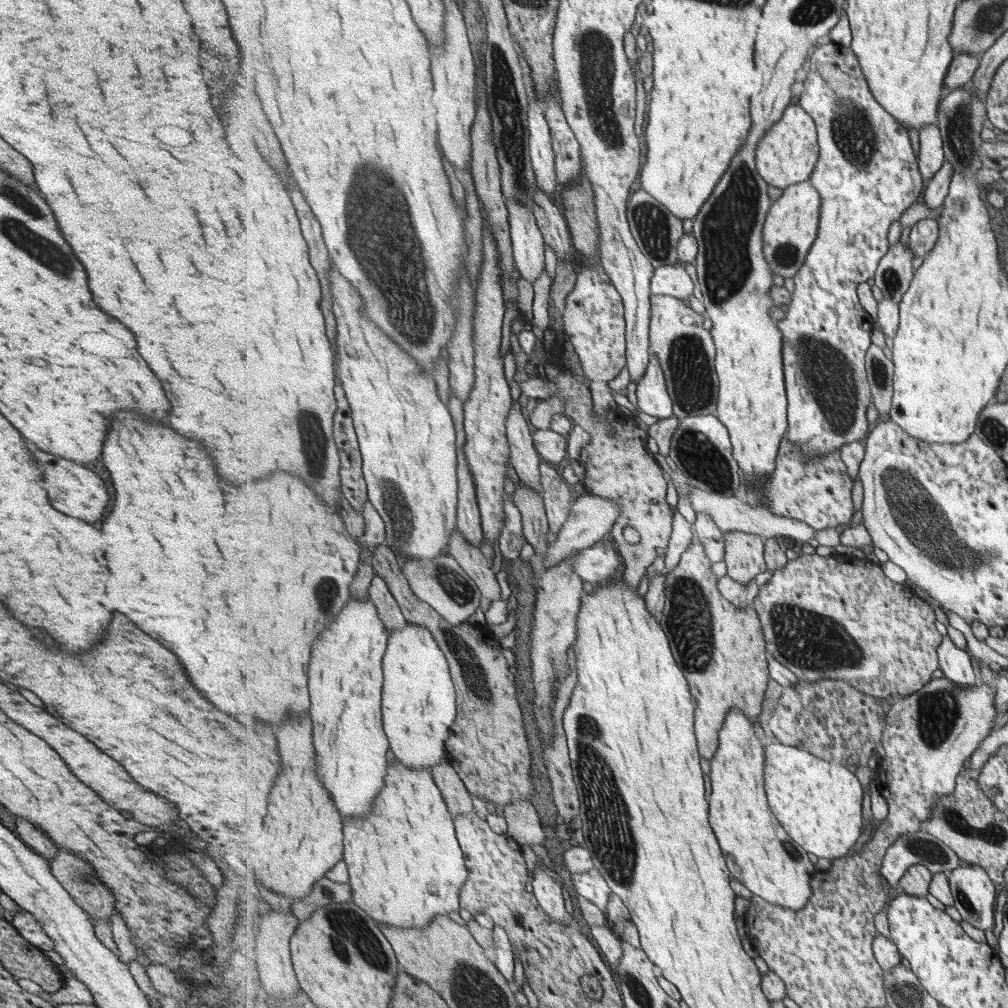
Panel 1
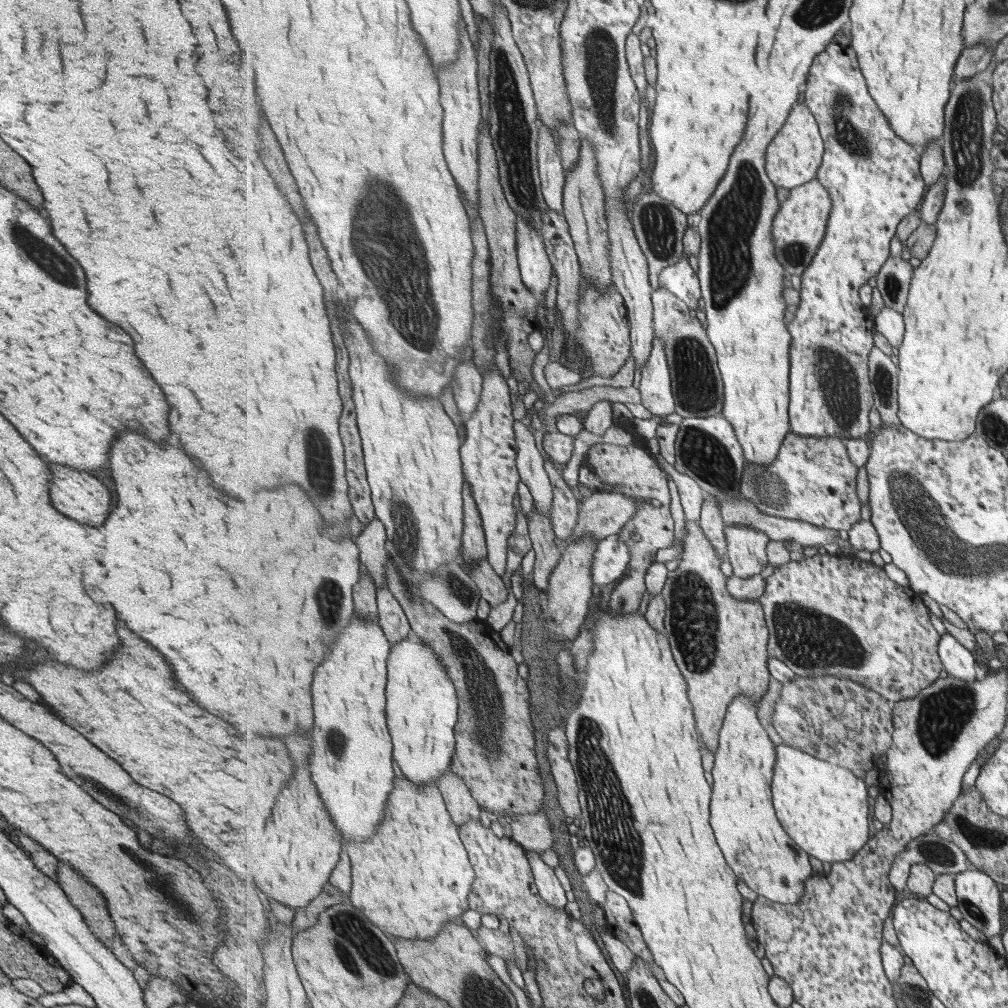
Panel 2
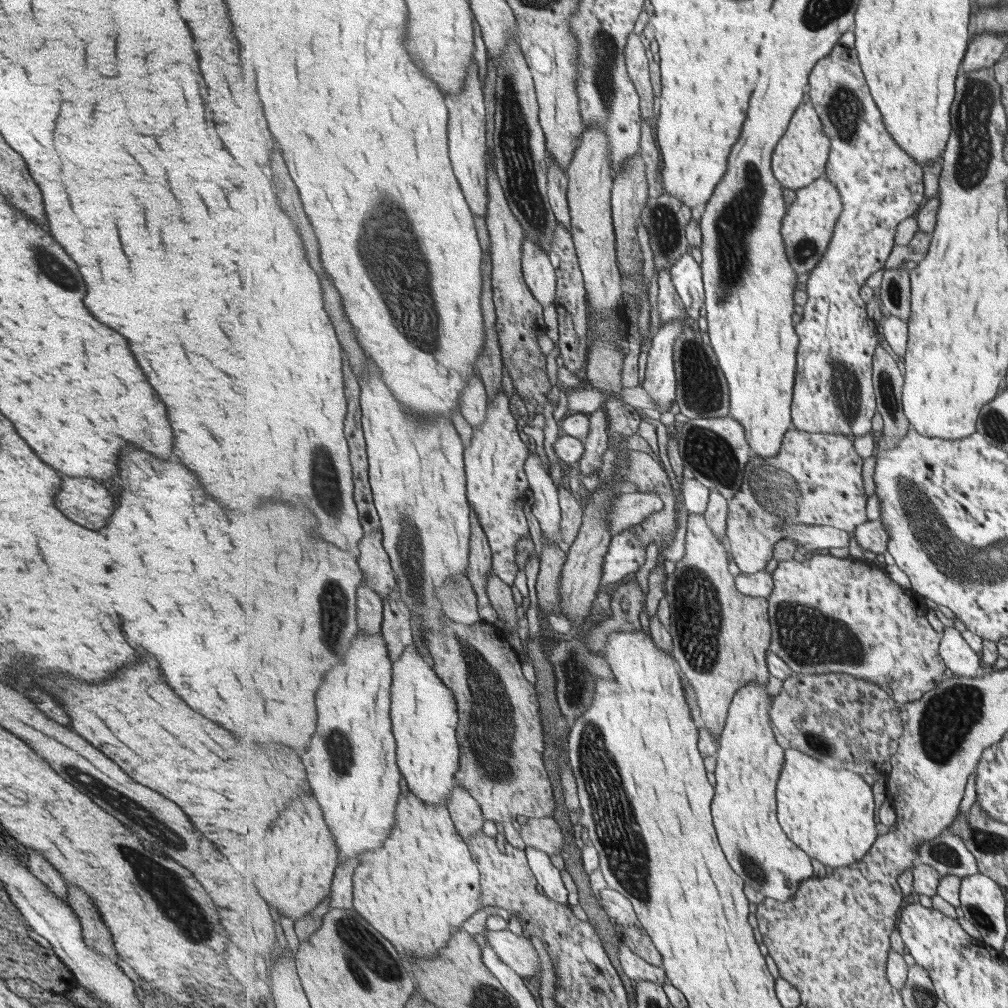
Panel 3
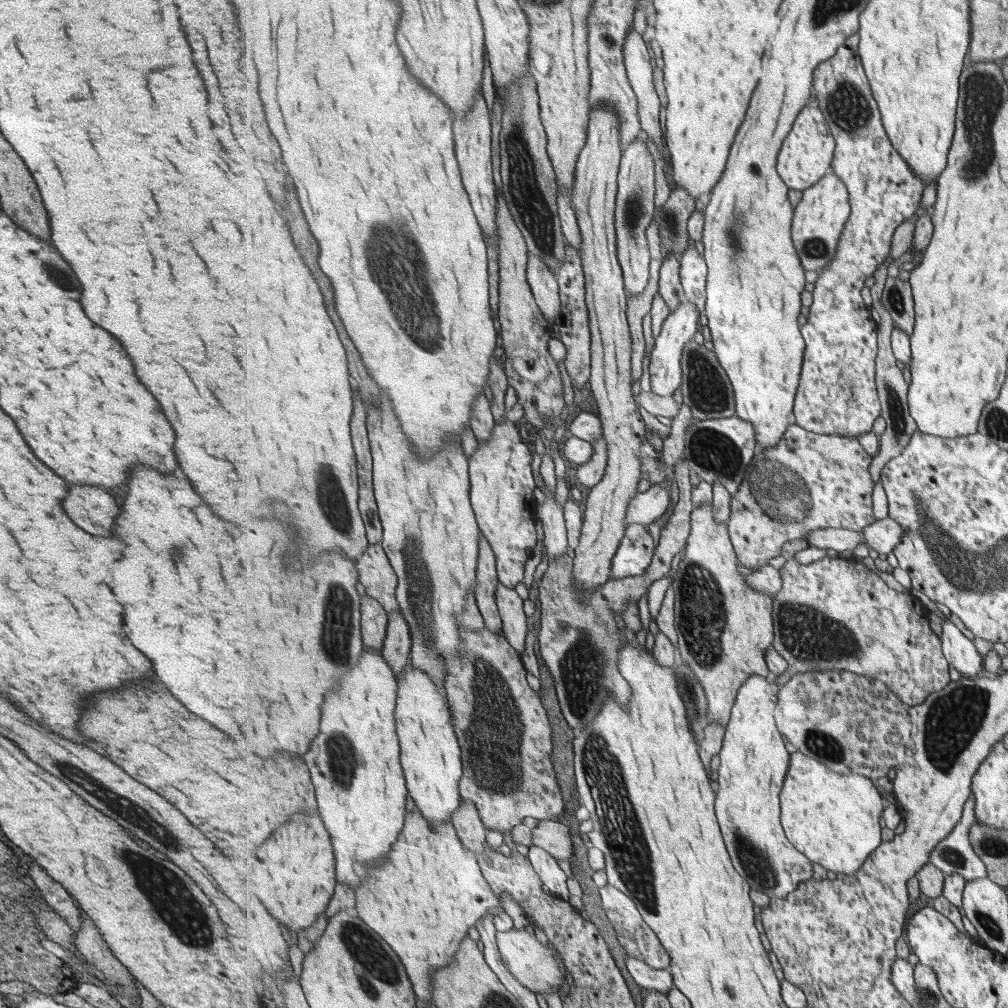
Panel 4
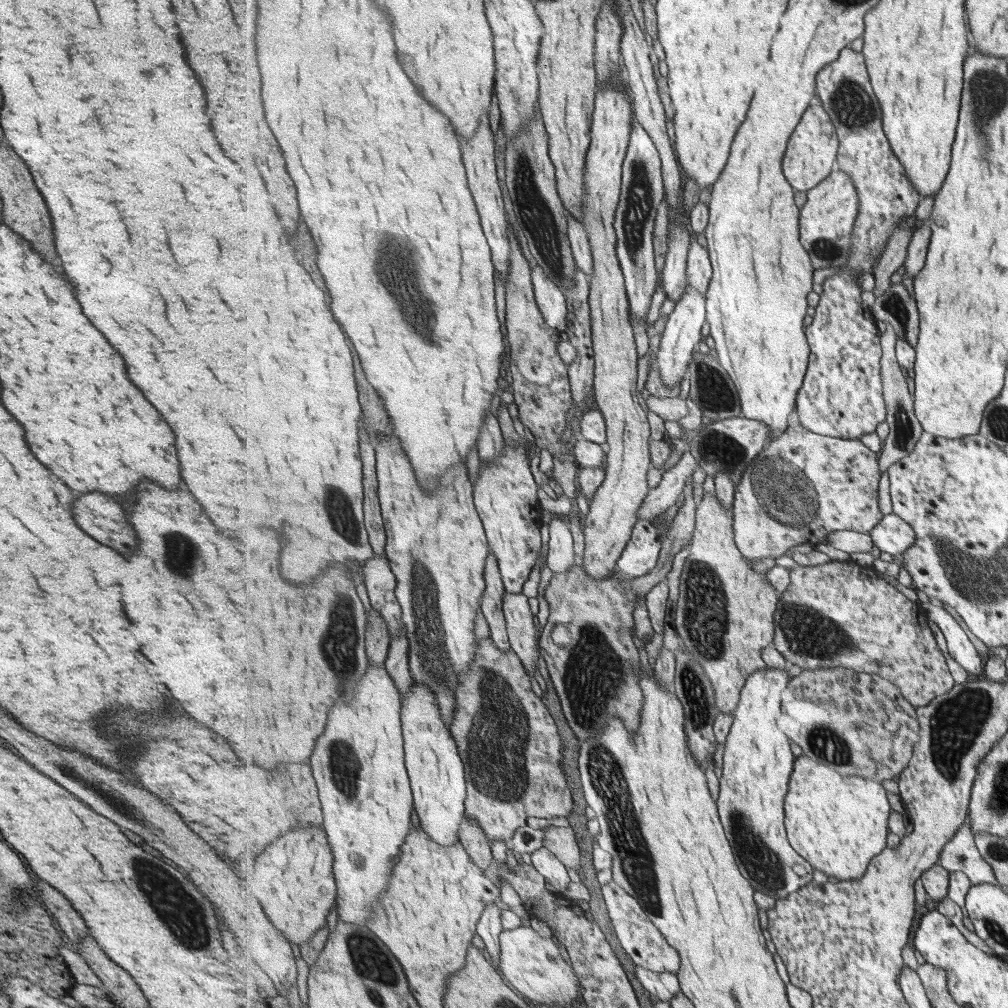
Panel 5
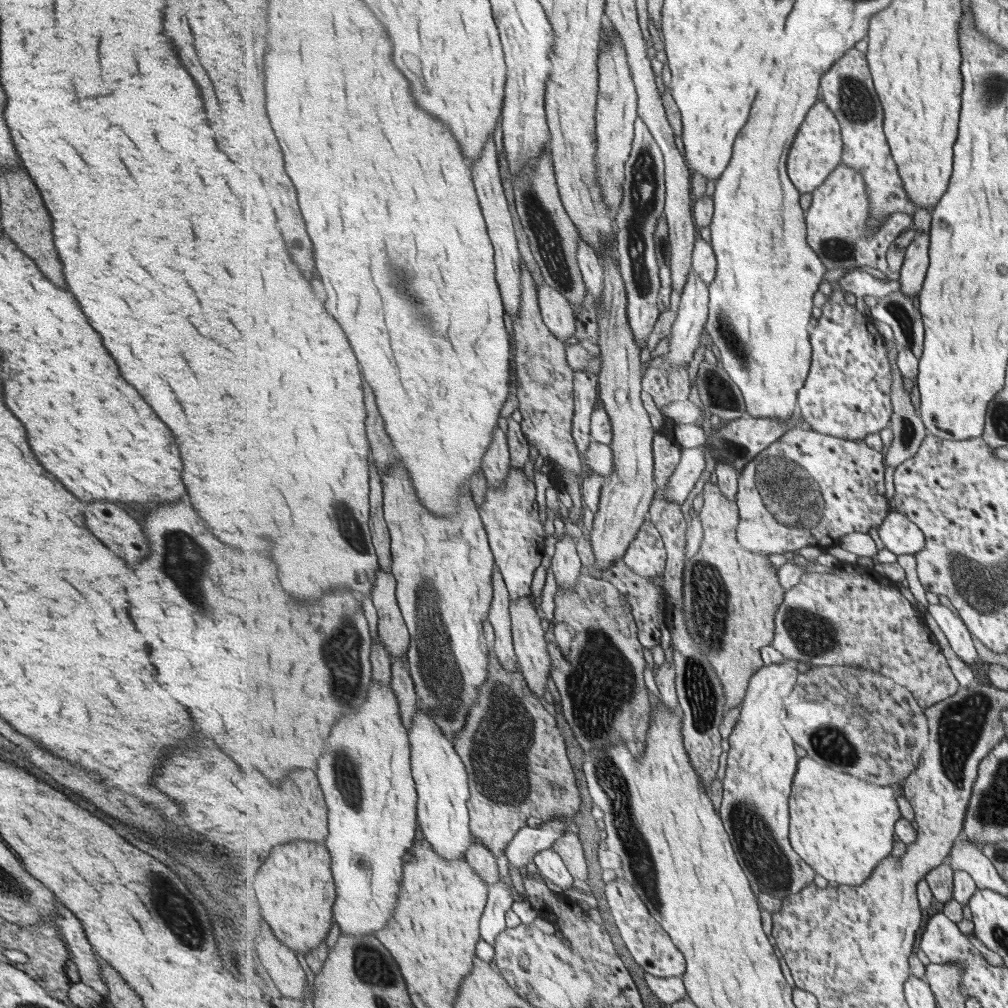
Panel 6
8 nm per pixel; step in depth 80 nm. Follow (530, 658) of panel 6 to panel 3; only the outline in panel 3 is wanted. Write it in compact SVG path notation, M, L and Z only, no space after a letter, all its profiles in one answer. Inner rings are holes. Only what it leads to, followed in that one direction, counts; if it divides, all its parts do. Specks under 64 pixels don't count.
M492 571L488 582L488 595L498 611L500 618L504 620L502 632L511 632L514 626L519 626L517 617L517 601L513 600L513 590L500 576Z

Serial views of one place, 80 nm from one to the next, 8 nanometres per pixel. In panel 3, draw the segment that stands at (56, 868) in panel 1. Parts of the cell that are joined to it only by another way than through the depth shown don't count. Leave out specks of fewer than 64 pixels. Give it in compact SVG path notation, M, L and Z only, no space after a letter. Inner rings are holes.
M65 884L65 890L67 890L66 902L79 920L81 938L86 946L116 963L116 950L113 948L112 936L109 929L103 925L97 909L93 907L92 900L75 886Z

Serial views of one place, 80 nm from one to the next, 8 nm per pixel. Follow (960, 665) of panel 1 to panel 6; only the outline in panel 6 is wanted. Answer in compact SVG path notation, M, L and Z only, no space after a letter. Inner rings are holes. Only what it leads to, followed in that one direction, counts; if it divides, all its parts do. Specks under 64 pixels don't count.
M940 603L929 605L927 612L935 618L946 635L952 650L967 666L971 666L971 668L982 666L977 648L973 644L972 632L968 629L959 612L953 612L951 608Z

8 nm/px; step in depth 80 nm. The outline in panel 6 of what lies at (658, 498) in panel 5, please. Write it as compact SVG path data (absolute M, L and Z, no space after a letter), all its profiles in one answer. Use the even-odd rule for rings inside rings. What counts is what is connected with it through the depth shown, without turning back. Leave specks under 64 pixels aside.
M703 445L683 449L681 462L670 478L665 498L673 504L682 505L689 498L689 494L695 490L705 468L707 468L707 458L705 458Z

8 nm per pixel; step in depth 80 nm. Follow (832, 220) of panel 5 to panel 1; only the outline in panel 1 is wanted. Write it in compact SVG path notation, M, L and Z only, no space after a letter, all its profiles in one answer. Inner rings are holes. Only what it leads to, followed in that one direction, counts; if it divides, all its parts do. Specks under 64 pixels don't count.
M805 181L784 189L782 197L774 200L764 224L763 236L766 257L778 278L793 277L805 264L814 242L818 240L820 220L822 220L822 194Z

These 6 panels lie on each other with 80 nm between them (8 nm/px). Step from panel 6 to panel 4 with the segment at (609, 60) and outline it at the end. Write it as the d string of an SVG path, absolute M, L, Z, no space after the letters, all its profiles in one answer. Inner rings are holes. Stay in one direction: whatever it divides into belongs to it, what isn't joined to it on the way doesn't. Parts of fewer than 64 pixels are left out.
M599 105L590 114L587 144L577 162L573 208L581 227L581 258L586 274L586 303L590 310L592 360L590 388L602 418L608 444L608 465L603 480L589 490L579 548L575 550L575 588L584 595L612 578L613 561L625 536L627 509L639 494L644 462L641 452L647 426L633 396L633 342L627 320L627 295L624 270L618 259L616 204L618 178L623 159L620 114L611 105Z

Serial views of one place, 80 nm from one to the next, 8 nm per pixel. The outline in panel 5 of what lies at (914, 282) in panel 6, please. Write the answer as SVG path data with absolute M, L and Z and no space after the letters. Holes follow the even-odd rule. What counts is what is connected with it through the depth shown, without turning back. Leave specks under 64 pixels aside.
M926 221L918 223L908 248L905 264L906 275L910 277L913 284L919 273L925 268L931 239L932 228Z

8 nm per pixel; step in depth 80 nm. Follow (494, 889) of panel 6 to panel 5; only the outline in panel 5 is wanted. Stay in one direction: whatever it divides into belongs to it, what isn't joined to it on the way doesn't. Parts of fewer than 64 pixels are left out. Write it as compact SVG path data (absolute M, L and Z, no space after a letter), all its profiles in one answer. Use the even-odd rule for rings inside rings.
M491 904L491 906L487 906L487 910L485 910L482 918L478 923L478 934L481 936L484 944L486 946L487 952L492 958L492 961L497 966L498 970L502 974L502 970L500 970L500 936L504 932L503 920L501 920L501 908L497 906L497 904Z

